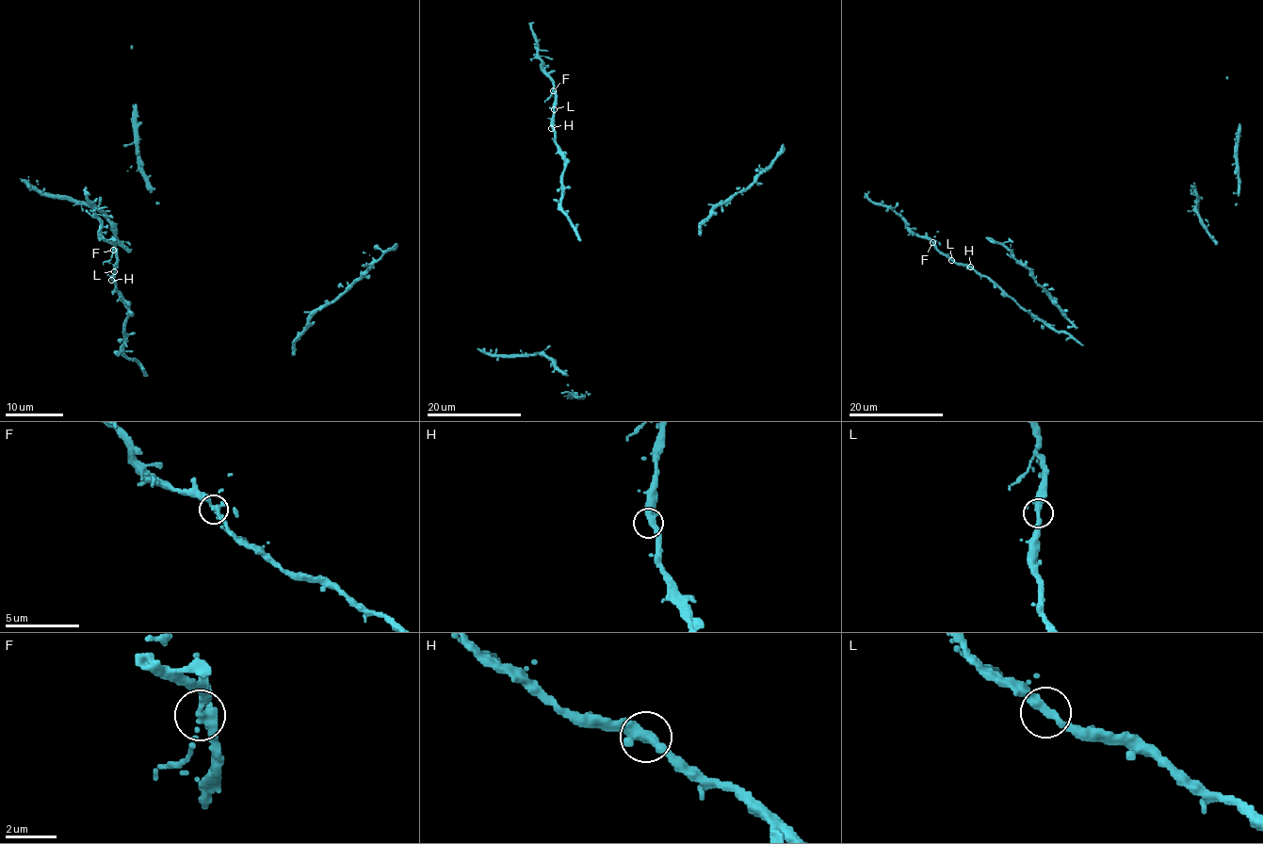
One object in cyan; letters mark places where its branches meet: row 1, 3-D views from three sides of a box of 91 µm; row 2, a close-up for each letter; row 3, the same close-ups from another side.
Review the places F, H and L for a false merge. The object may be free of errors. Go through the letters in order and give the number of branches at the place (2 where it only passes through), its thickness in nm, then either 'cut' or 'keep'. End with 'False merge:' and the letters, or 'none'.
F: 2 | 360 nm | keep
H: 2 | 400 nm | keep
L: 2 | 320 nm | keep
False merge: none

